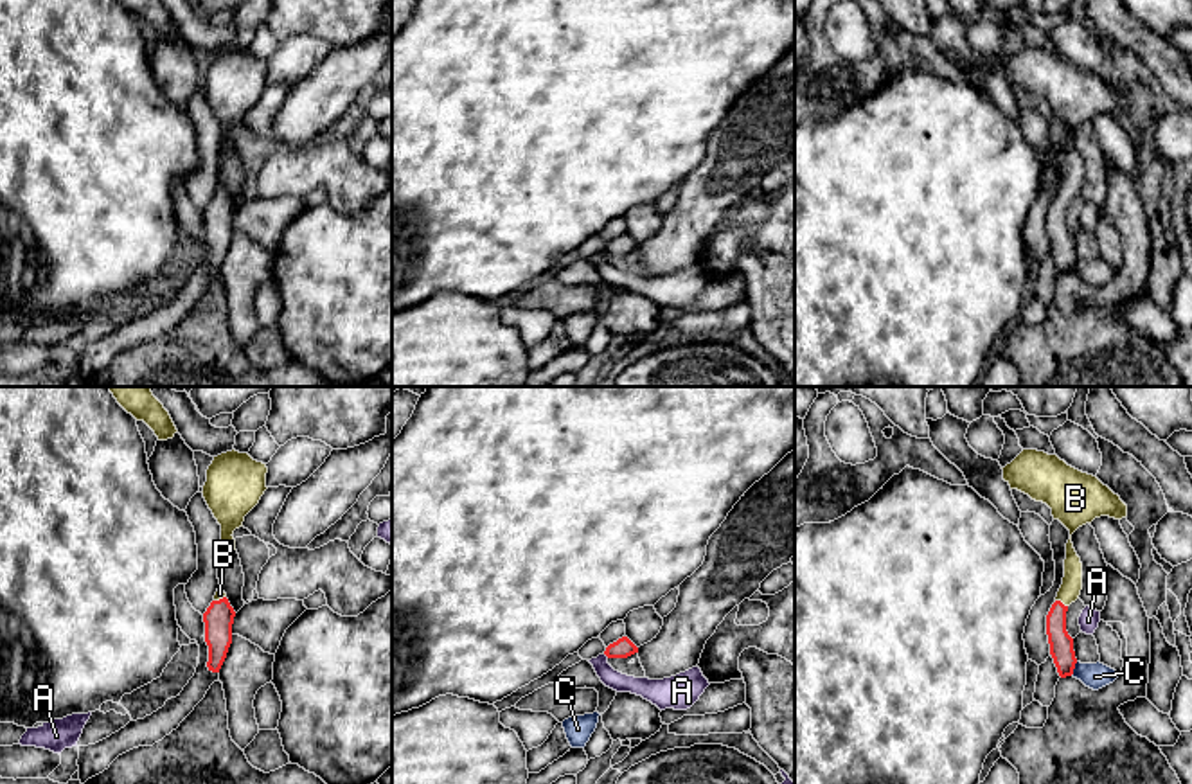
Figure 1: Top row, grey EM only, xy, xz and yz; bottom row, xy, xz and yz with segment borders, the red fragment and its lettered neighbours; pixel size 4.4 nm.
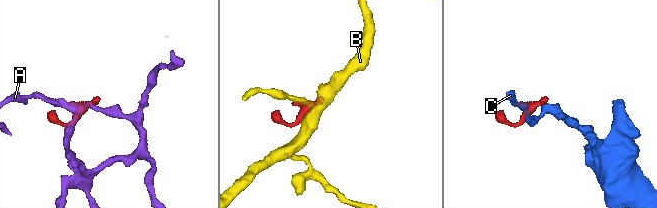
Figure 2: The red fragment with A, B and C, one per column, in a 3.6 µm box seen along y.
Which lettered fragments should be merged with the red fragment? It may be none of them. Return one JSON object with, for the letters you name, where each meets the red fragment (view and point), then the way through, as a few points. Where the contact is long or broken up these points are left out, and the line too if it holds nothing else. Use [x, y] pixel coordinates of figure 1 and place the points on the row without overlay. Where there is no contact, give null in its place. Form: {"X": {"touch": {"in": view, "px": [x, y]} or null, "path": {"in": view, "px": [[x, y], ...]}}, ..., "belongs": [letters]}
{"B": {"touch": {"in": "yz", "px": [1059, 198]}, "path": {"in": "yz", "px": [[1061, 241], [1058, 234], [1059, 198], [1072, 180]]}}, "belongs": ["B"]}

